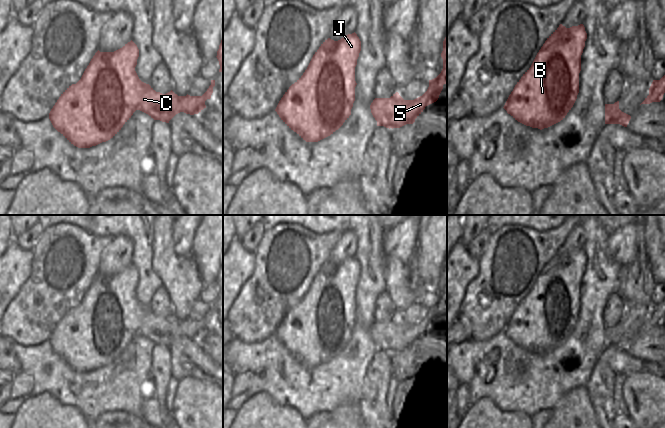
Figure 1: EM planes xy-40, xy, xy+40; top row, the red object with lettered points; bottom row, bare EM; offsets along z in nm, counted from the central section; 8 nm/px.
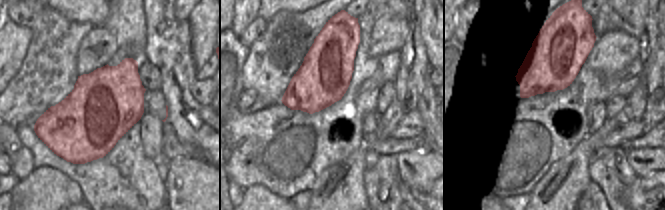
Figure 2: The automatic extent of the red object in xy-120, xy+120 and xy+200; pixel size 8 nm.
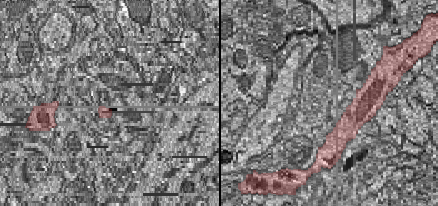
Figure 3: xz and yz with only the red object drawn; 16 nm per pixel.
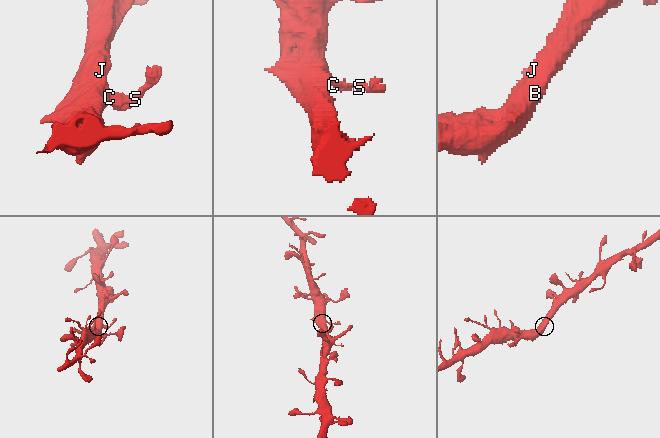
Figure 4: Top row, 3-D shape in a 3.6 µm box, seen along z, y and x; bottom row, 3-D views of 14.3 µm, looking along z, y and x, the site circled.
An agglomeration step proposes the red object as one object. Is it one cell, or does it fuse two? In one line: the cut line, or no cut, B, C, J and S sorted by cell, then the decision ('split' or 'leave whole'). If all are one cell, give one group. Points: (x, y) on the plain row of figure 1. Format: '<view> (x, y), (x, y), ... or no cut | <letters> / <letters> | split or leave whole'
no cut | B C J S | leave whole

